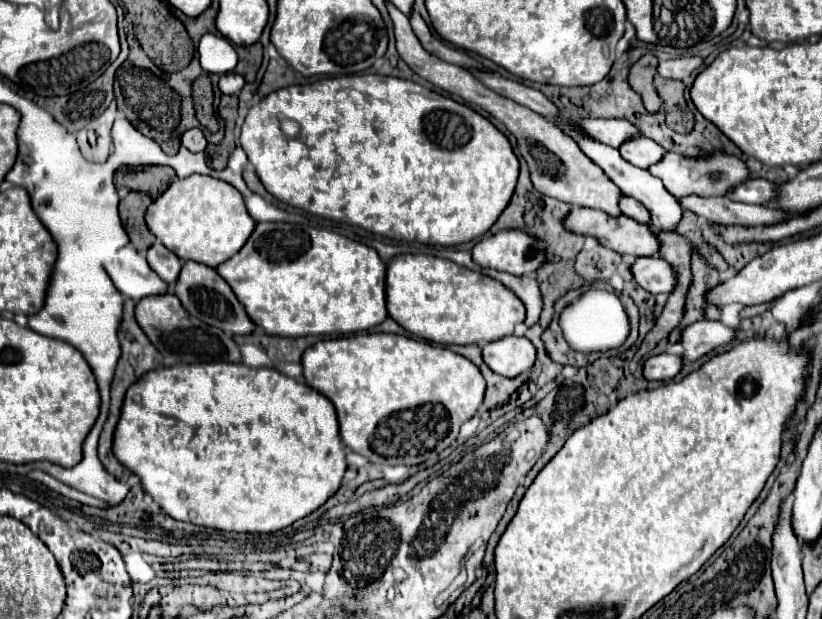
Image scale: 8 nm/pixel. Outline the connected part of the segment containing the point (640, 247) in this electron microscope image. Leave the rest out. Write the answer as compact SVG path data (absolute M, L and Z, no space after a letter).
M575 208L567 216L567 228L573 232L579 232L583 236L595 236L605 248L611 248L619 254L631 254L631 256L657 256L659 254L659 238L651 232L647 224L639 224L633 218L627 216L609 216L601 210L591 210L591 208Z

